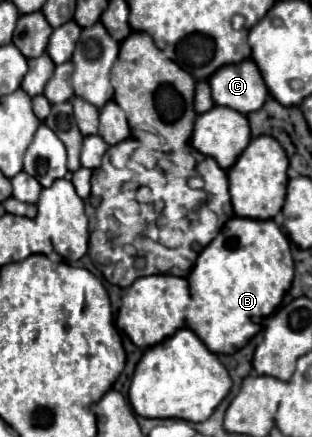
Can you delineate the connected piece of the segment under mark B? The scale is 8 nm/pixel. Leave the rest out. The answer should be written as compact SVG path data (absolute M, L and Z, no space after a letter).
M232 218L224 224L220 234L206 246L206 250L202 250L196 260L196 266L188 276L192 302L186 310L186 326L194 330L214 354L234 354L264 328L264 320L278 308L286 290L290 288L292 276L294 260L290 254L290 242L274 220Z

